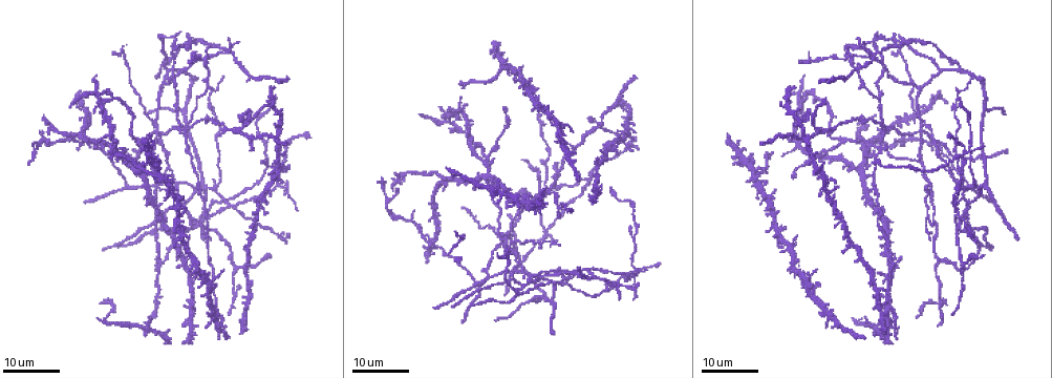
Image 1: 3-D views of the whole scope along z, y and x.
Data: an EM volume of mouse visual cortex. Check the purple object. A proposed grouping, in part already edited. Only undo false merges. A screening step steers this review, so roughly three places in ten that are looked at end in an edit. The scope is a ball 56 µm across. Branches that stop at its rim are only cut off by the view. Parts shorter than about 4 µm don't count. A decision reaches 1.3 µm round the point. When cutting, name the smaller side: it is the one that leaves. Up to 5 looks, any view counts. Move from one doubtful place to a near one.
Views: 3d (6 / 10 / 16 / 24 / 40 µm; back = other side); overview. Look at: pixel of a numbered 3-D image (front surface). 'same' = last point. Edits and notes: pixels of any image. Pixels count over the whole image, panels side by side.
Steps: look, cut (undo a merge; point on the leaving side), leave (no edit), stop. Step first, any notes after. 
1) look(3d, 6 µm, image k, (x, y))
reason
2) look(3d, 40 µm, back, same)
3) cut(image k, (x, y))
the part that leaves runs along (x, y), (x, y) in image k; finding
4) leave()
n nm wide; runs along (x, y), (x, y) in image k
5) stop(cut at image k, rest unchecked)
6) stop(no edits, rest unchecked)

look(3d, 24 µm, image 1, (930, 188))
a fork

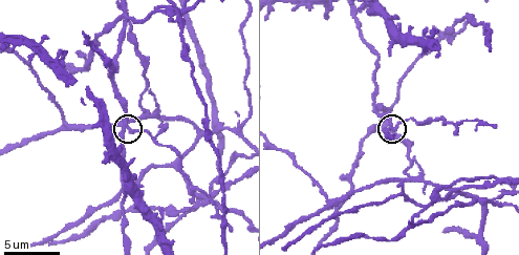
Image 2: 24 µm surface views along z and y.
look(3d, 10 µm, image 2, (127, 129))

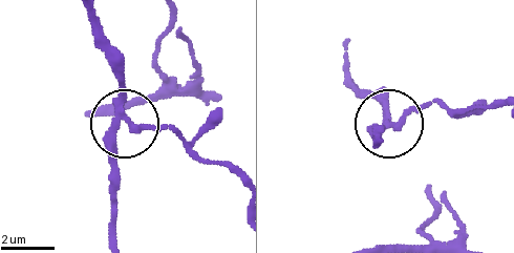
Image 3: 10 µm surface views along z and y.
look(3d, 6 µm, same)

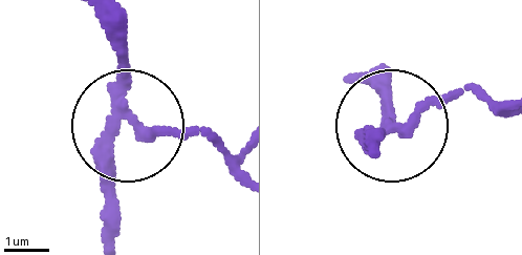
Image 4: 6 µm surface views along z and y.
cut(image 4, (197, 128))
side arm 16 µm; the part that leaves runs along (142, 123), (205, 139), (239, 165) in image 4; two neurons meet here

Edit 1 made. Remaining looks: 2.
look(3d, 10 µm, image 2, (412, 179))
four arms meet

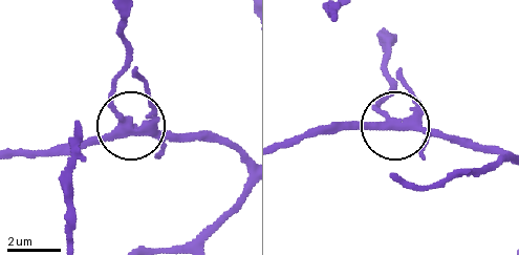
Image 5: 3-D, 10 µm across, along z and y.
cut(image 5, (156, 107))
4 arms; the part that leaves runs along (132, 123), (113, 99), (127, 51), (121, 11) in image 5; two neurons meet here

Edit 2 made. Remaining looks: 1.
look(3d, 6 µm, image 2, (444, 200))
three arms meet

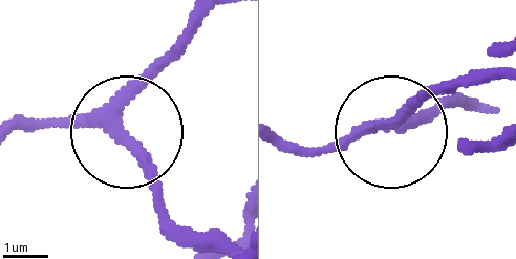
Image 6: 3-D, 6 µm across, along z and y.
leave()
3 arms; runs along (198, 27), (119, 129), (18, 129) in image 6; continuous, no second neuron

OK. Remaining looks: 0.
stop(cut at image 4, cut at image 5, rest unchecked)

